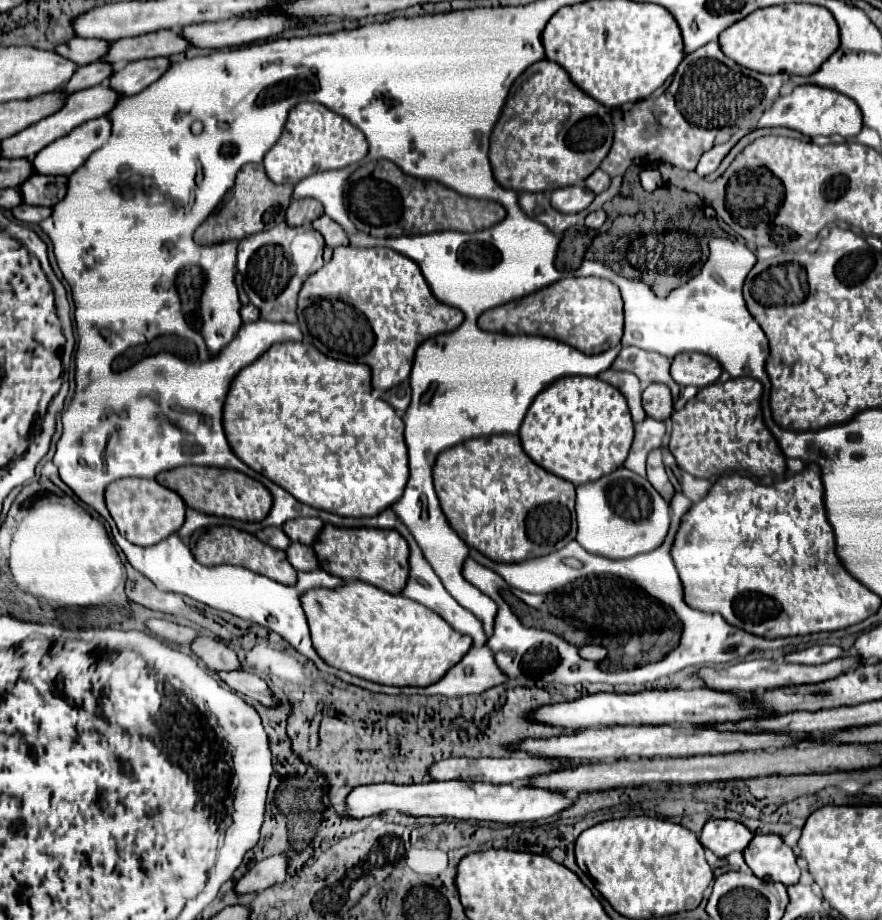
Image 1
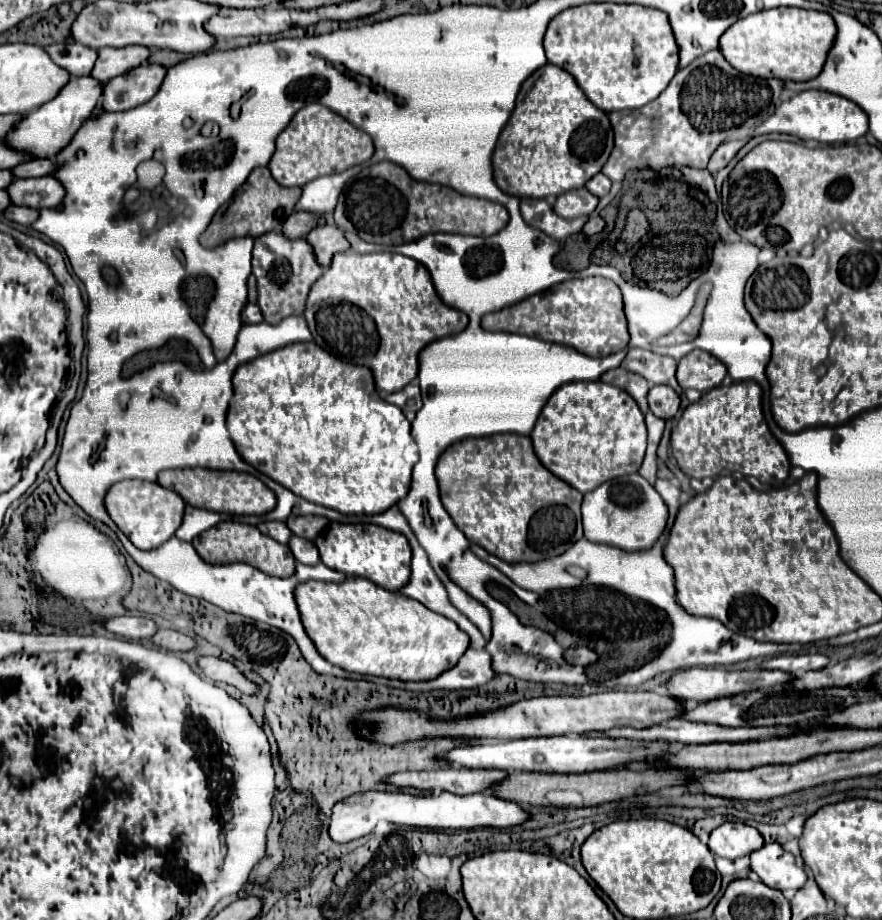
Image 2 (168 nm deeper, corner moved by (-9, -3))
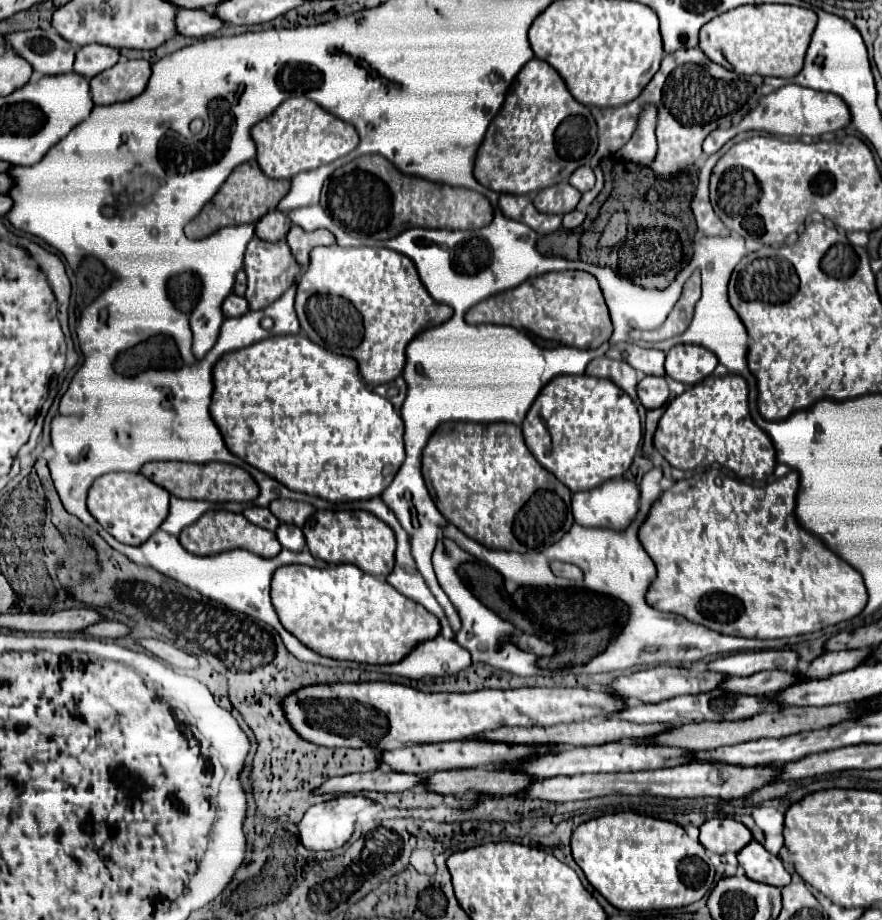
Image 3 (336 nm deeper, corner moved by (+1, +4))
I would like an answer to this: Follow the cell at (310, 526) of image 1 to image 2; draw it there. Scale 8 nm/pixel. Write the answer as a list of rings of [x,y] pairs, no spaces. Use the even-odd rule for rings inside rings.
[[[291,516],[287,520],[289,530],[305,540],[315,540],[319,536],[319,532],[329,524],[327,518],[323,516]]]

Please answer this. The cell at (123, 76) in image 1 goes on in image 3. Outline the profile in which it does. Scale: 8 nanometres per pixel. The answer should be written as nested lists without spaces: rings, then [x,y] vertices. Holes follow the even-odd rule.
[[[121,59],[115,67],[91,79],[91,97],[95,105],[129,101],[139,95],[151,77],[151,65],[143,59]]]

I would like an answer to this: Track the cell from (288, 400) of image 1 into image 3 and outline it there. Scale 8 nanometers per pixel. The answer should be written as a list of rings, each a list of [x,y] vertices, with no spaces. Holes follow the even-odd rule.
[[[279,335],[225,353],[213,367],[211,417],[217,423],[227,449],[273,475],[289,489],[317,495],[327,501],[357,501],[381,495],[405,461],[403,419],[393,405],[373,391],[357,391],[357,361],[341,357],[311,343],[305,335]]]

